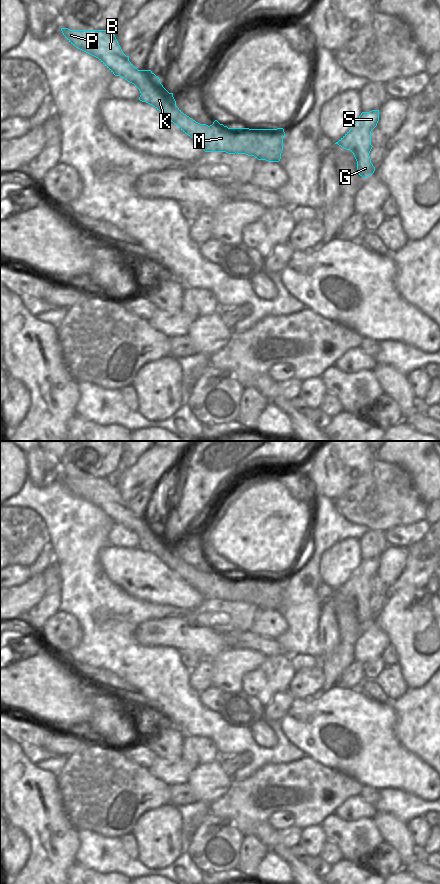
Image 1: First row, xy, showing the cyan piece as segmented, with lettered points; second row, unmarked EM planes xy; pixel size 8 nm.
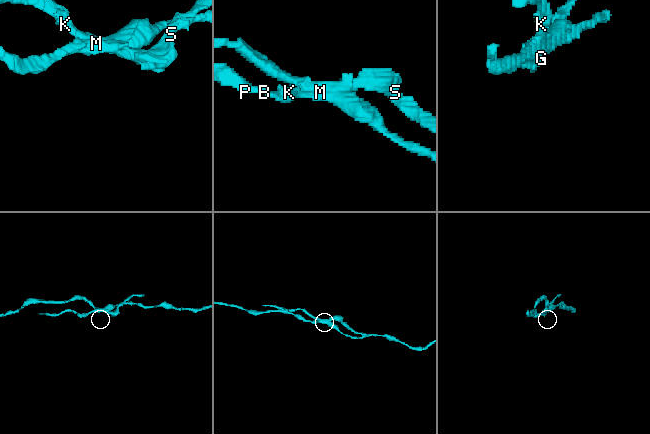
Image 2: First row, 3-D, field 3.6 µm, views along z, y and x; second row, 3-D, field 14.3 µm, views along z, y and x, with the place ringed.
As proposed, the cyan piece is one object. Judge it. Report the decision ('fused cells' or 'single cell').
fused cells

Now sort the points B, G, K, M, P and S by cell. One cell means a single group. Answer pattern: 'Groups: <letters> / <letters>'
Groups: B K M P / G S.

